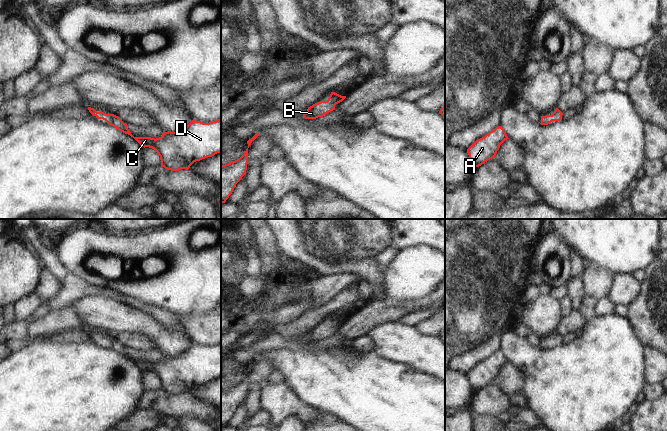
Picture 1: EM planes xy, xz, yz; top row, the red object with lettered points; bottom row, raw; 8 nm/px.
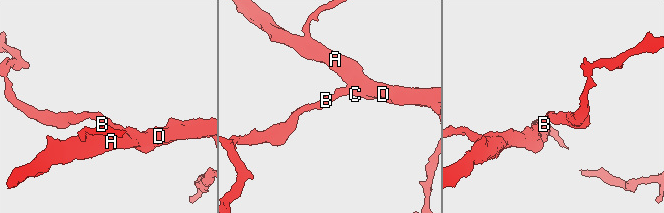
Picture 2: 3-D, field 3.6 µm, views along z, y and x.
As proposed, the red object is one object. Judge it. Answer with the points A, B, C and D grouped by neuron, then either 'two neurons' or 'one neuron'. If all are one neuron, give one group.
A B C D | one neuron

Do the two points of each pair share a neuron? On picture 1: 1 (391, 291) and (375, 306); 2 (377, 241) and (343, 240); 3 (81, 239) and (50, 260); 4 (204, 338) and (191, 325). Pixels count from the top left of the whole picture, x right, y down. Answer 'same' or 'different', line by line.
1: different
2: same
3: different
4: same

